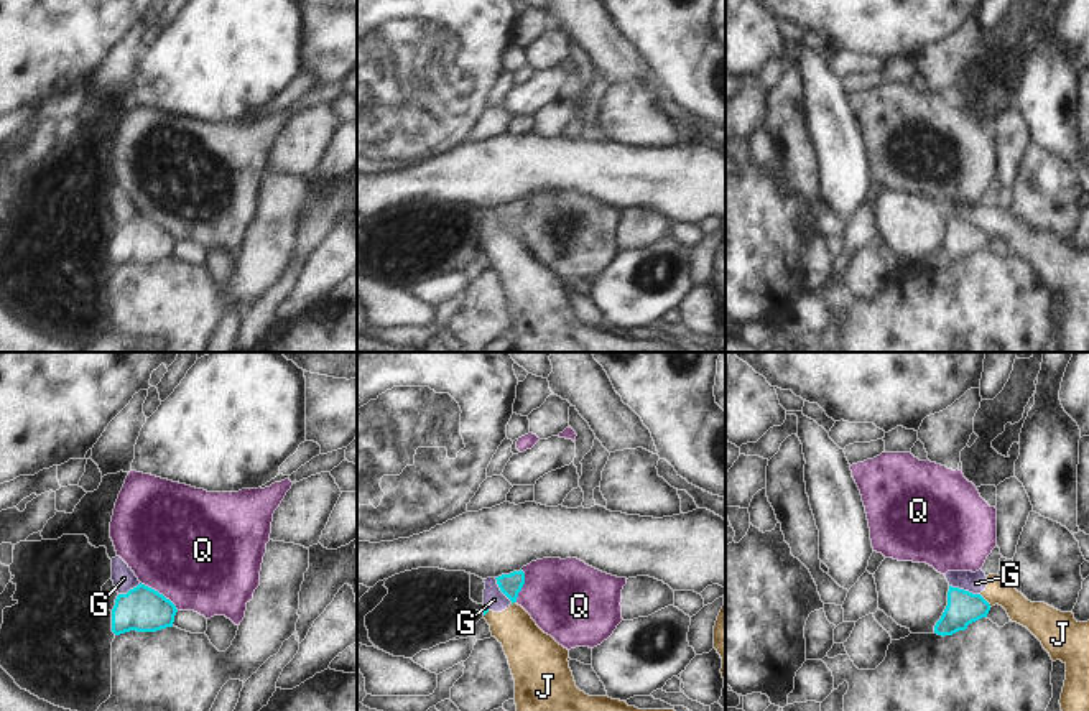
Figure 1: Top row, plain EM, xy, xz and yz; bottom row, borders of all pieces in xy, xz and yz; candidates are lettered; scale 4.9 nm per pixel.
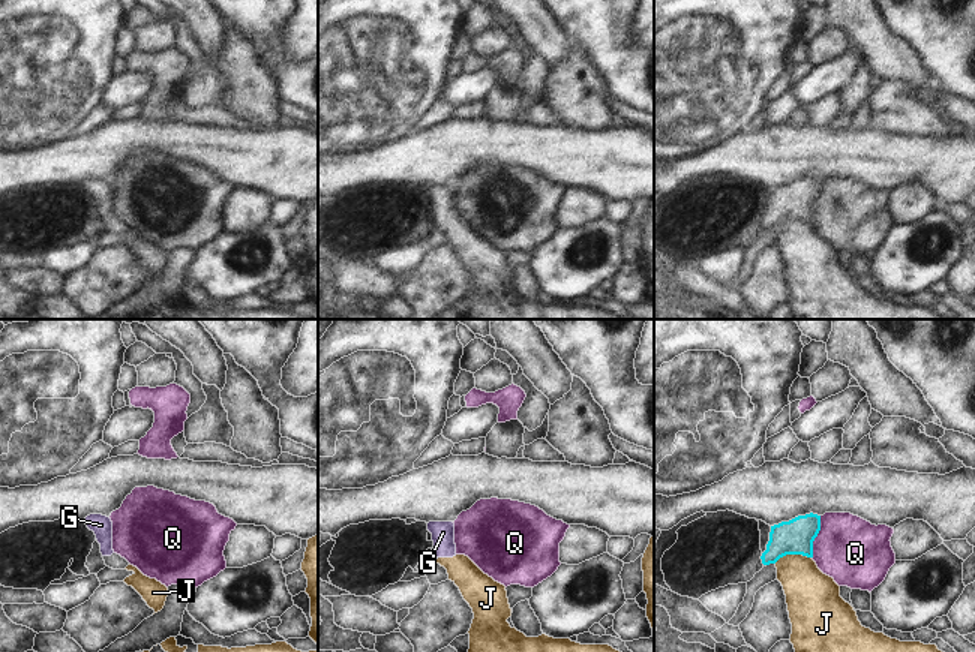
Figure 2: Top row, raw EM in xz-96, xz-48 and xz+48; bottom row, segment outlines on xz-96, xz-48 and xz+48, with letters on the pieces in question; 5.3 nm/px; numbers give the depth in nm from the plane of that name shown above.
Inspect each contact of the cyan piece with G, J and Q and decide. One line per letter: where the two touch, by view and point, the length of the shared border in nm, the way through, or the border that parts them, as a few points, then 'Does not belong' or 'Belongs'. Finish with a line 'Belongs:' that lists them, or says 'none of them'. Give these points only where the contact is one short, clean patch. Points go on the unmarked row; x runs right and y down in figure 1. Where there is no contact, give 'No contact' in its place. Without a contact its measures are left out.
G: Touches cyan at yz (963, 221). Shared border 160 nm. Boundary: yz (949, 216), (979, 226). Does not belong
J: Touches cyan at yz (986, 232). Shared border 90 nm. Boundary: yz (979, 226), (991, 237). Does not belong
Q: Touches cyan at xy (158, 224). Shared border 240 nm. Boundary: xy (140, 213), (162, 224), (178, 241). Does not belong
Belongs: none of them.

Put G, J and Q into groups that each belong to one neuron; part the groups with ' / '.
G J / Q

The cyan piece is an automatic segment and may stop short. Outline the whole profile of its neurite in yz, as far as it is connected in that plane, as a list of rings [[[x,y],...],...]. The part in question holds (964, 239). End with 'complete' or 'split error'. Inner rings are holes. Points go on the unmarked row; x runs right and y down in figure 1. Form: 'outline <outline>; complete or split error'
outline [[[949,217],[948,237],[934,257],[934,265],[952,267],[966,262],[969,255],[987,249],[990,235],[980,227]]]; complete

